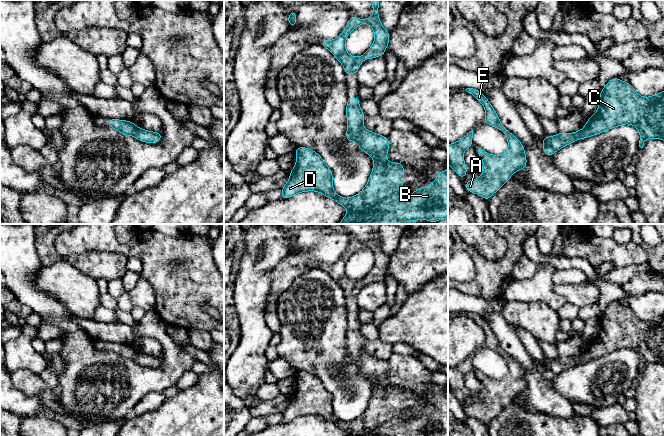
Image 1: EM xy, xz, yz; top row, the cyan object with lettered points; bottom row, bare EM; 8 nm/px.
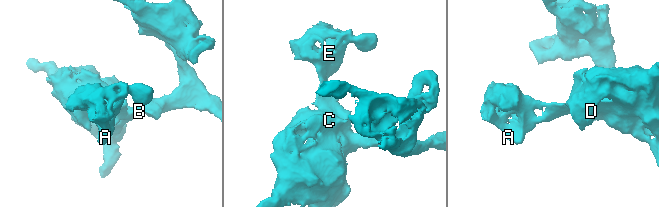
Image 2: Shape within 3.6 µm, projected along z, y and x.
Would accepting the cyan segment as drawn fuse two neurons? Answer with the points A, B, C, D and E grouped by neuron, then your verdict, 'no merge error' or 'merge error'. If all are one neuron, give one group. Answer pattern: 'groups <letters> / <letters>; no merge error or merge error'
groups A B C D E; no merge error

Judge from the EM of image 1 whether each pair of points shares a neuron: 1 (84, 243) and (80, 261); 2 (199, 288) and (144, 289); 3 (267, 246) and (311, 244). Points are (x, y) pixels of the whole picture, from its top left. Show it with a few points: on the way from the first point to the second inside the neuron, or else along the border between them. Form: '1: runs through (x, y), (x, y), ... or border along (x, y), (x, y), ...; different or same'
1: border along (105, 251), (87, 251), (65, 257), (58, 253); different
2: border along (141, 276), (149, 283), (153, 290), (154, 308); different
3: border along (289, 251), (276, 265), (274, 270); different

